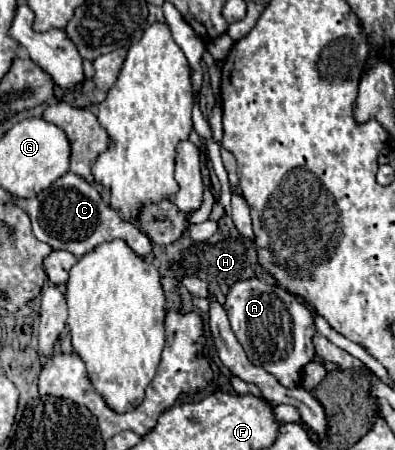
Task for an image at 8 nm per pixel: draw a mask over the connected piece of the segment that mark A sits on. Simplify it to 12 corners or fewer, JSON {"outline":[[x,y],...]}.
{"outline":[[273,283],[231,285],[247,359],[283,387],[315,359],[309,309]]}

